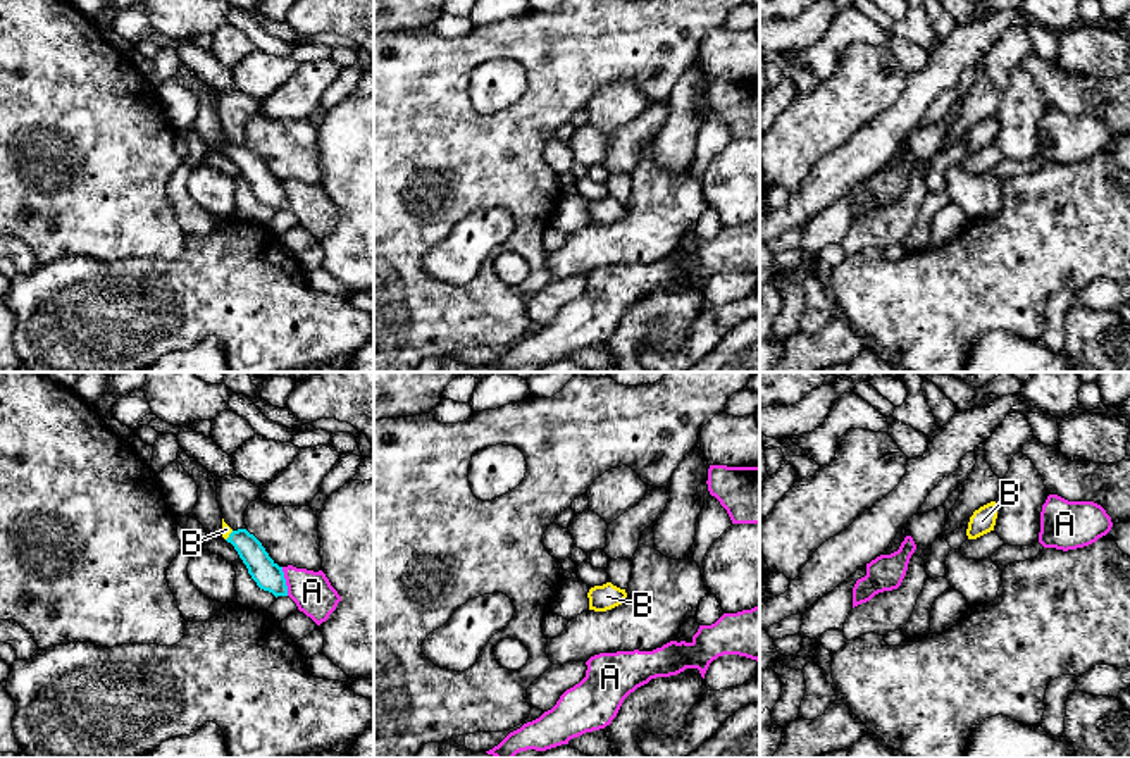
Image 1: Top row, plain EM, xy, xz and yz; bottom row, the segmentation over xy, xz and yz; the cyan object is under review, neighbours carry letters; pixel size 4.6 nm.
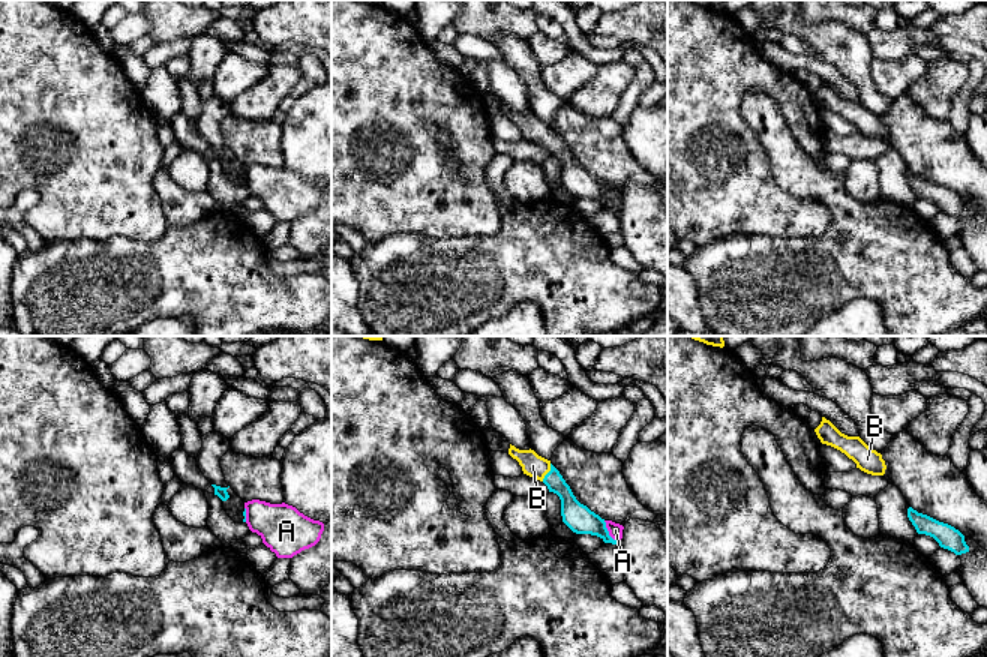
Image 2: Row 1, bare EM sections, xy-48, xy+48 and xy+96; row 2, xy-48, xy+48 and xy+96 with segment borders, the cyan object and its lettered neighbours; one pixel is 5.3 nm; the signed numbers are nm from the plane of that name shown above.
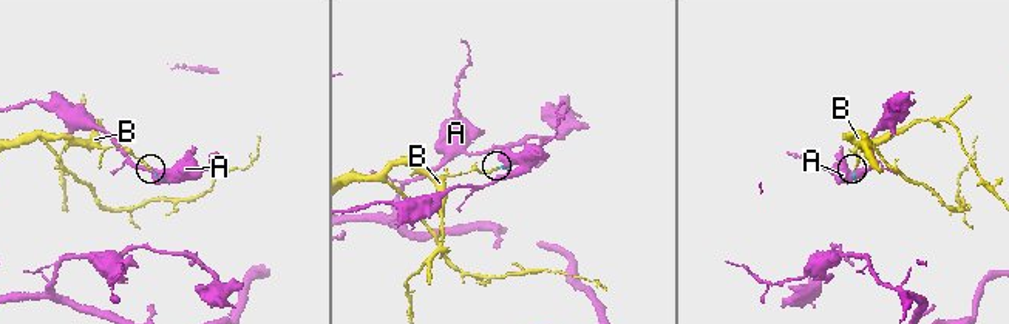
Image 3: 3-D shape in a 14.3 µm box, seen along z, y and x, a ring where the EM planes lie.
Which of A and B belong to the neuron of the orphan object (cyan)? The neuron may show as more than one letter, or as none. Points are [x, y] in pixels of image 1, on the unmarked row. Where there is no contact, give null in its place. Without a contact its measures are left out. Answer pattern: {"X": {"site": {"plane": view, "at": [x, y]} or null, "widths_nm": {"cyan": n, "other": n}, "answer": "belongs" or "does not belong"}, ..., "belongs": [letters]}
{"A": {"site": {"plane": "xy", "at": [285, 195]}, "widths_nm": {"cyan": 140, "other": 190}, "answer": "does not belong"}, "B": {"site": {"plane": "xy", "at": [229, 150]}, "widths_nm": {"cyan": 130, "other": 50}, "answer": "belongs"}, "belongs": ["B"]}

